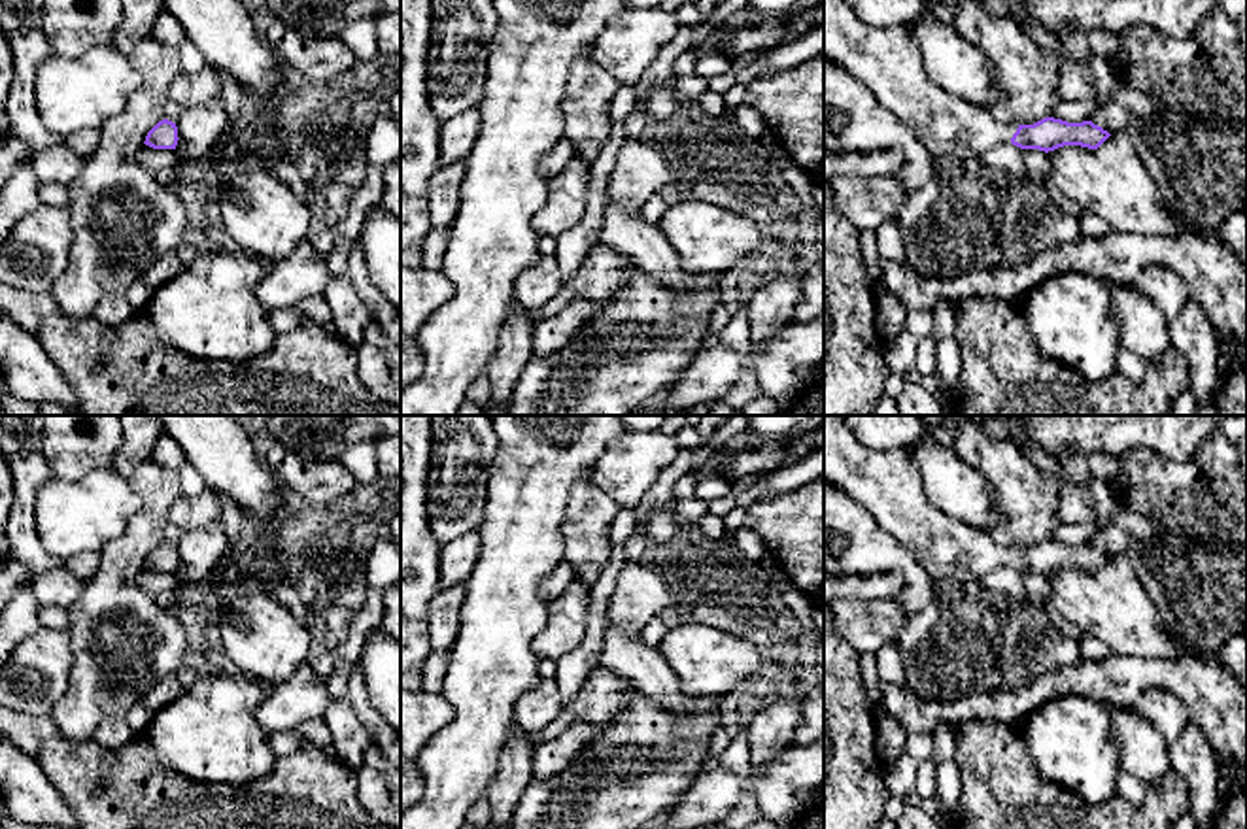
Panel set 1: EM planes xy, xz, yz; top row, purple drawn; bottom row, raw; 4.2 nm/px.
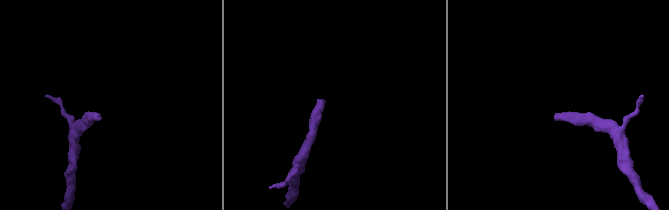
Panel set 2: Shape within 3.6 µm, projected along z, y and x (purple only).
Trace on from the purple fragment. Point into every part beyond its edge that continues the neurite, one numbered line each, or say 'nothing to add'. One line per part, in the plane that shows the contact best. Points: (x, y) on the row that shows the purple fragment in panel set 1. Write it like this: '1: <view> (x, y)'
1: yz (885, 59)

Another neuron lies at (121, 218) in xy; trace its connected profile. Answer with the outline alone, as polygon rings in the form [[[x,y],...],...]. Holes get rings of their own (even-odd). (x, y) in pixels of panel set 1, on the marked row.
[[[149,34],[132,49],[128,62],[140,74],[142,83],[128,96],[123,111],[104,123],[94,153],[85,159],[81,172],[68,185],[74,238],[68,264],[51,295],[60,312],[72,319],[93,317],[94,306],[108,293],[127,293],[145,266],[162,253],[176,251],[187,223],[185,206],[176,193],[162,187],[136,162],[147,132],[164,119],[170,83],[181,74],[179,49]]]

